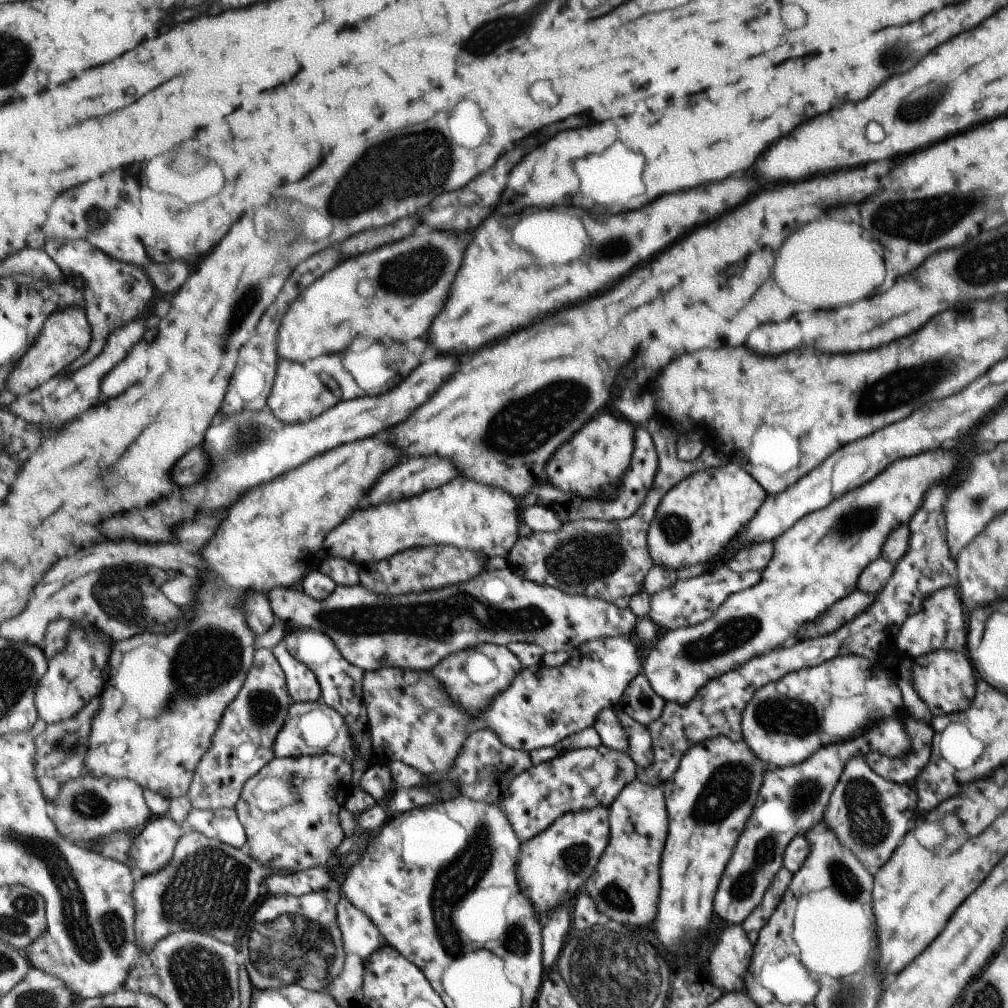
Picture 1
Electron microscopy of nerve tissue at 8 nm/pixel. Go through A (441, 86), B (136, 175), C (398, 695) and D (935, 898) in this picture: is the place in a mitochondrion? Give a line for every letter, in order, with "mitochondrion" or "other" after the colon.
A: other
B: other
C: other
D: other

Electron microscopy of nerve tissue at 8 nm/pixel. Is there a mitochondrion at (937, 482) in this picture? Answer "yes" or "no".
no

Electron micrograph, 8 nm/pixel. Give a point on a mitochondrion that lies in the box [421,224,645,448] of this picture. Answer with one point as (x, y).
(616, 246)

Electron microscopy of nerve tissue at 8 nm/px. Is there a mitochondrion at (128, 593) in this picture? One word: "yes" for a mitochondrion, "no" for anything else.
yes

